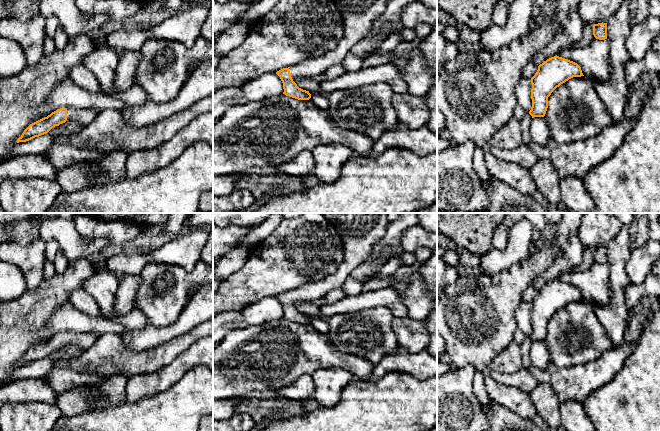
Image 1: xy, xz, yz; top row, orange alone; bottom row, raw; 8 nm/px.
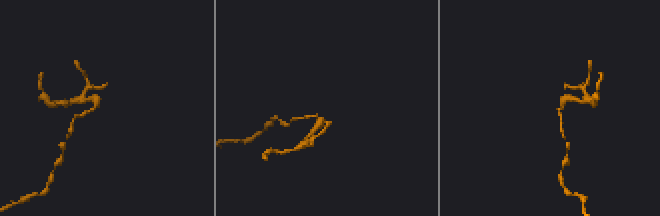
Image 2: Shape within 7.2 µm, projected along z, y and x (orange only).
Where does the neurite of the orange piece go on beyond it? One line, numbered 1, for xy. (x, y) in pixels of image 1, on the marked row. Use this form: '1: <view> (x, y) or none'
1: xy (83, 116)

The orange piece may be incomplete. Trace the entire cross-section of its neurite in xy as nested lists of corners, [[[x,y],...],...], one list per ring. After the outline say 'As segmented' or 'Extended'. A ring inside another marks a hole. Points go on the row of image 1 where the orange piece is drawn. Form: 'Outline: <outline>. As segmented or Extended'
Outline: [[[72,107],[60,108],[52,112],[47,117],[44,117],[30,124],[17,139],[17,143],[26,142],[35,137],[39,137],[48,133],[55,126],[65,123],[67,120],[74,120],[81,125],[90,124],[98,113],[92,109],[76,109]]]. Extended

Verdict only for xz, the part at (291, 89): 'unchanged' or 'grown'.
grown

